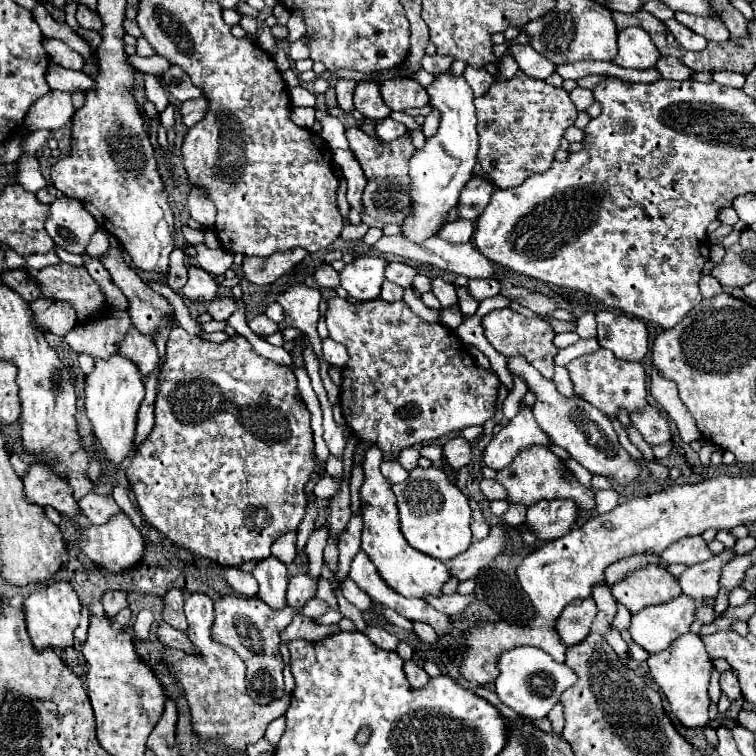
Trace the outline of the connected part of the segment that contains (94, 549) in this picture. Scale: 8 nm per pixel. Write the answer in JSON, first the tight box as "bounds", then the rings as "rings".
{"bounds":[79,512,143,574],"rings":[[[125,512],[113,514],[109,518],[109,522],[105,522],[103,526],[83,528],[81,538],[79,538],[79,546],[93,564],[101,566],[103,570],[115,572],[115,574],[135,566],[143,558],[143,536],[141,536],[141,532],[135,528],[135,524],[131,522],[131,518]]]}

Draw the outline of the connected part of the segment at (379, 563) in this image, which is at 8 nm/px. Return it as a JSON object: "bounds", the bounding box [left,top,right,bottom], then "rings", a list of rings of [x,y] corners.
{"bounds":[361,444,449,598],"rings":[[[369,444],[363,452],[365,462],[365,482],[361,486],[361,512],[363,512],[363,538],[361,548],[367,552],[371,562],[377,566],[381,578],[401,596],[407,598],[425,598],[425,596],[441,596],[443,584],[449,580],[449,570],[445,562],[417,552],[411,548],[399,528],[399,512],[395,504],[395,496],[391,484],[381,476],[379,466],[383,462],[383,452],[377,444]]]}

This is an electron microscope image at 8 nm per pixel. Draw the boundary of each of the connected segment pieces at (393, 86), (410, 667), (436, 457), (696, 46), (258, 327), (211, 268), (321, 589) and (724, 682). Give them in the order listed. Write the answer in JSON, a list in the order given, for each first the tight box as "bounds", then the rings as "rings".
[{"bounds":[381,78,429,110],"rings":[[[393,78],[381,84],[381,96],[391,110],[421,108],[429,104],[427,90],[413,78]]]},{"bounds":[403,660,429,688],"rings":[[[411,660],[411,662],[405,662],[405,664],[403,664],[403,670],[405,670],[405,676],[407,676],[407,680],[409,680],[409,684],[411,684],[413,688],[423,688],[423,686],[427,686],[429,674],[427,674],[421,666],[417,666],[413,660]]]},{"bounds":[419,444,443,464],"rings":[[[425,444],[419,452],[421,452],[423,458],[429,458],[433,464],[439,464],[439,462],[441,462],[441,454],[443,454],[443,450],[441,450],[439,444]]]},{"bounds":[665,18,707,50],"rings":[[[675,18],[665,20],[665,26],[667,26],[667,30],[675,36],[675,40],[677,40],[683,48],[687,48],[687,50],[701,50],[701,48],[707,46],[707,40],[705,40],[703,36],[697,36],[695,32],[691,32],[691,30],[685,28],[683,24],[679,24]]]},{"bounds":[249,314,279,338],"rings":[[[265,314],[255,316],[255,318],[249,322],[249,328],[251,328],[257,336],[261,336],[261,338],[265,338],[265,336],[269,336],[269,334],[275,334],[275,332],[279,330],[279,326],[277,326],[273,320],[269,320]]]},{"bounds":[195,244,233,276],"rings":[[[197,244],[195,246],[195,260],[197,264],[209,272],[211,276],[217,276],[217,274],[225,274],[227,268],[233,266],[233,254],[227,252],[225,248],[217,248],[217,250],[209,250],[205,248],[203,244]]]},{"bounds":[317,578,337,608],"rings":[[[319,578],[319,582],[317,582],[317,598],[329,600],[331,608],[337,608],[337,598],[335,598],[335,594],[333,594],[333,590],[331,590],[329,580],[325,580],[325,578]]]},{"bounds":[721,668,741,698],"rings":[[[731,668],[731,670],[725,670],[721,674],[721,690],[731,698],[739,698],[741,696],[741,688],[739,688],[739,680],[737,680],[737,672]]]}]

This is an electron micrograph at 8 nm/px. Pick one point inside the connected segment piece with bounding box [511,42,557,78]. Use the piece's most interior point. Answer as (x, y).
(532, 63)

